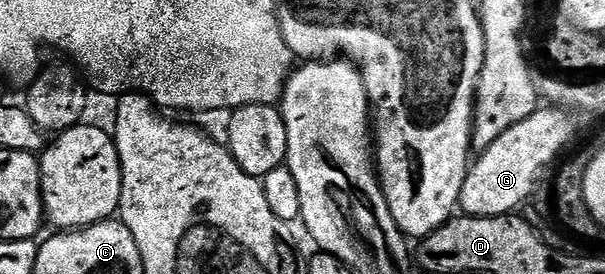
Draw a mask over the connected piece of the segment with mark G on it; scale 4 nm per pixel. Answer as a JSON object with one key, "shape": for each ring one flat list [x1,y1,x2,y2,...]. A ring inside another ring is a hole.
{"shape":[[540,107,534,115,522,119,522,123,514,123,510,131,498,135,498,139,471,162,459,208,470,217,502,217,519,210,516,208,531,195,540,169,546,168,571,143,576,125,567,116,571,117,563,108]]}

